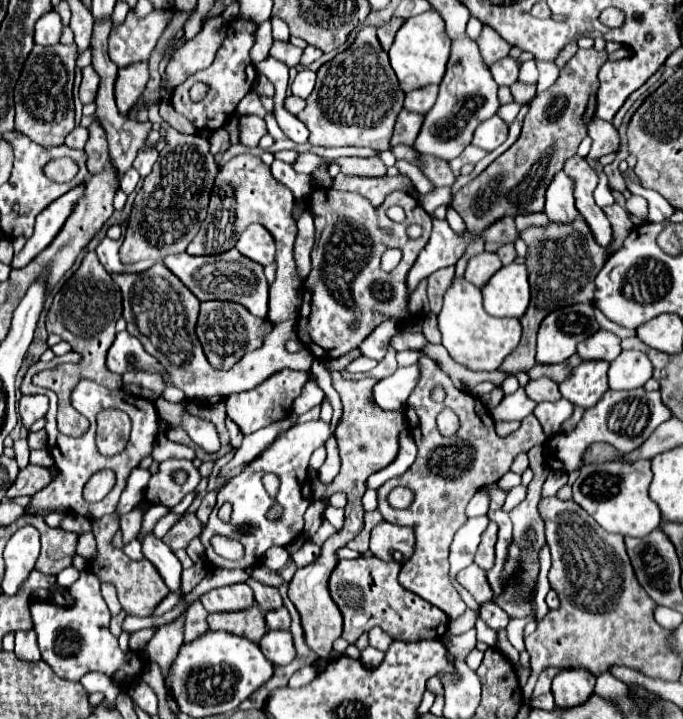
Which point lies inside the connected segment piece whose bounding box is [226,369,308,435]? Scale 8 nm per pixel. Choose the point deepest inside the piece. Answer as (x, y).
(272, 400)

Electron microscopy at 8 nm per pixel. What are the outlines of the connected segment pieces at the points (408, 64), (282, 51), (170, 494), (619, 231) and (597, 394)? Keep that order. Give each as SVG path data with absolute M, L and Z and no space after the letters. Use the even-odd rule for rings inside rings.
M426 11L426 13L420 13L418 17L406 19L396 33L396 39L388 55L390 55L390 65L400 81L400 87L406 93L432 83L440 83L450 55L450 37L446 35L442 17L436 11Z
M274 41L272 49L270 49L270 55L284 61L288 67L296 67L298 61L300 61L300 55L302 55L302 49L288 43L288 41Z
M166 459L160 463L160 471L158 475L150 477L148 487L146 487L146 499L150 503L158 503L158 505L166 505L166 507L174 507L182 501L182 497L190 491L196 489L196 485L200 483L200 471L192 465L192 461L186 459ZM176 469L184 469L188 471L188 481L184 485L178 485L172 479L172 473Z
M610 205L610 207L604 207L604 213L606 213L606 217L608 217L608 221L610 221L610 225L612 225L612 241L610 241L610 245L606 247L608 249L608 255L612 255L612 253L616 253L620 247L622 247L622 243L624 243L624 239L626 239L626 235L630 235L630 231L632 231L632 221L630 221L630 215L628 215L628 211L626 209L622 209L620 205Z
M582 361L560 383L562 397L584 409L598 403L598 399L608 391L608 365L610 363L606 361Z

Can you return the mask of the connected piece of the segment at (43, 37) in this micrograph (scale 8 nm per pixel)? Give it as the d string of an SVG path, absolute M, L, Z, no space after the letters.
M50 11L38 19L34 29L34 43L54 45L60 41L60 31L62 31L62 19L56 11Z

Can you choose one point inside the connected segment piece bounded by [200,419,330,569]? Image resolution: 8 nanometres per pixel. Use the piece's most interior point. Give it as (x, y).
(287, 456)

